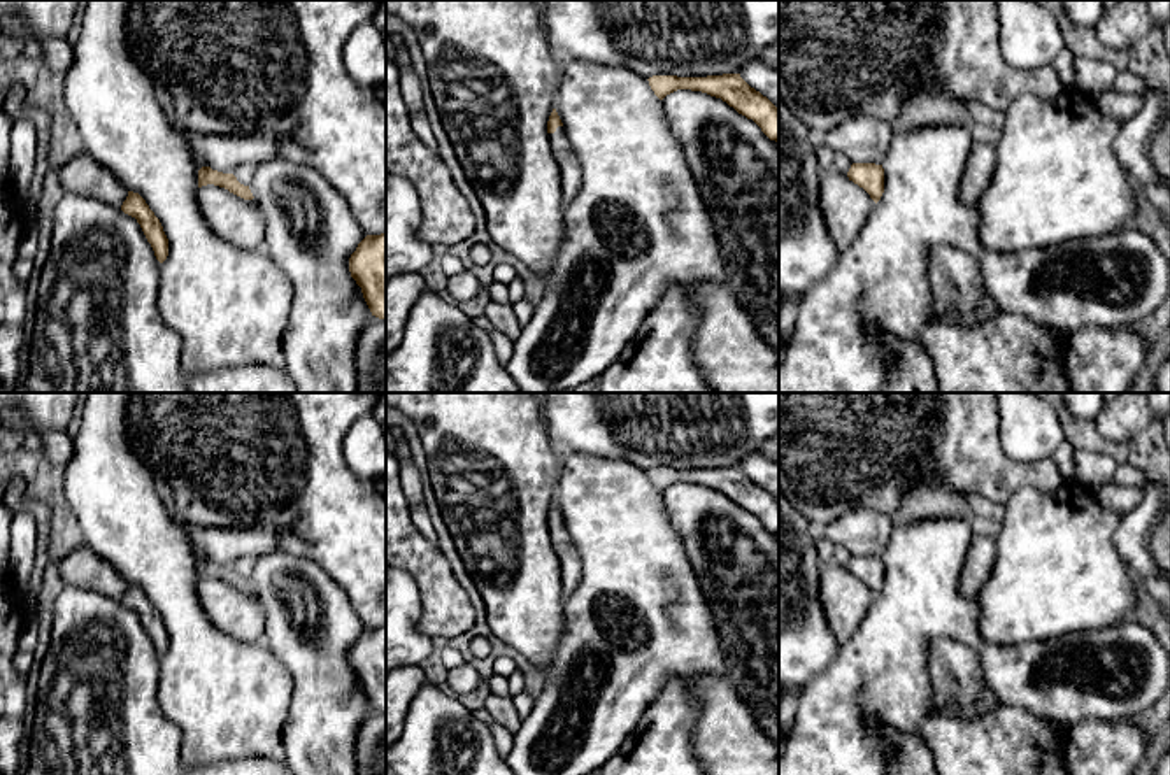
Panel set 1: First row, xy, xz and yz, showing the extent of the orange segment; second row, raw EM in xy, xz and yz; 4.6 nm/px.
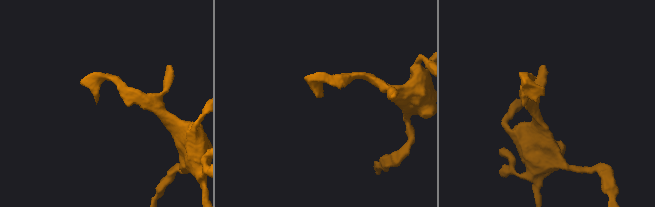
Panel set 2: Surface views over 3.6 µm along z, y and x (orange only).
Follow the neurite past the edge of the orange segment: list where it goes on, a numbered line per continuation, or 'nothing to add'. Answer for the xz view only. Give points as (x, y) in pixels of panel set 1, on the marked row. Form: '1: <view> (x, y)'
1: xz (570, 170)

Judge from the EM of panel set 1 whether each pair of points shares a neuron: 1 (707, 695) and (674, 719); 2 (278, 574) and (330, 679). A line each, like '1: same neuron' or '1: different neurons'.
1: different neurons
2: same neuron

